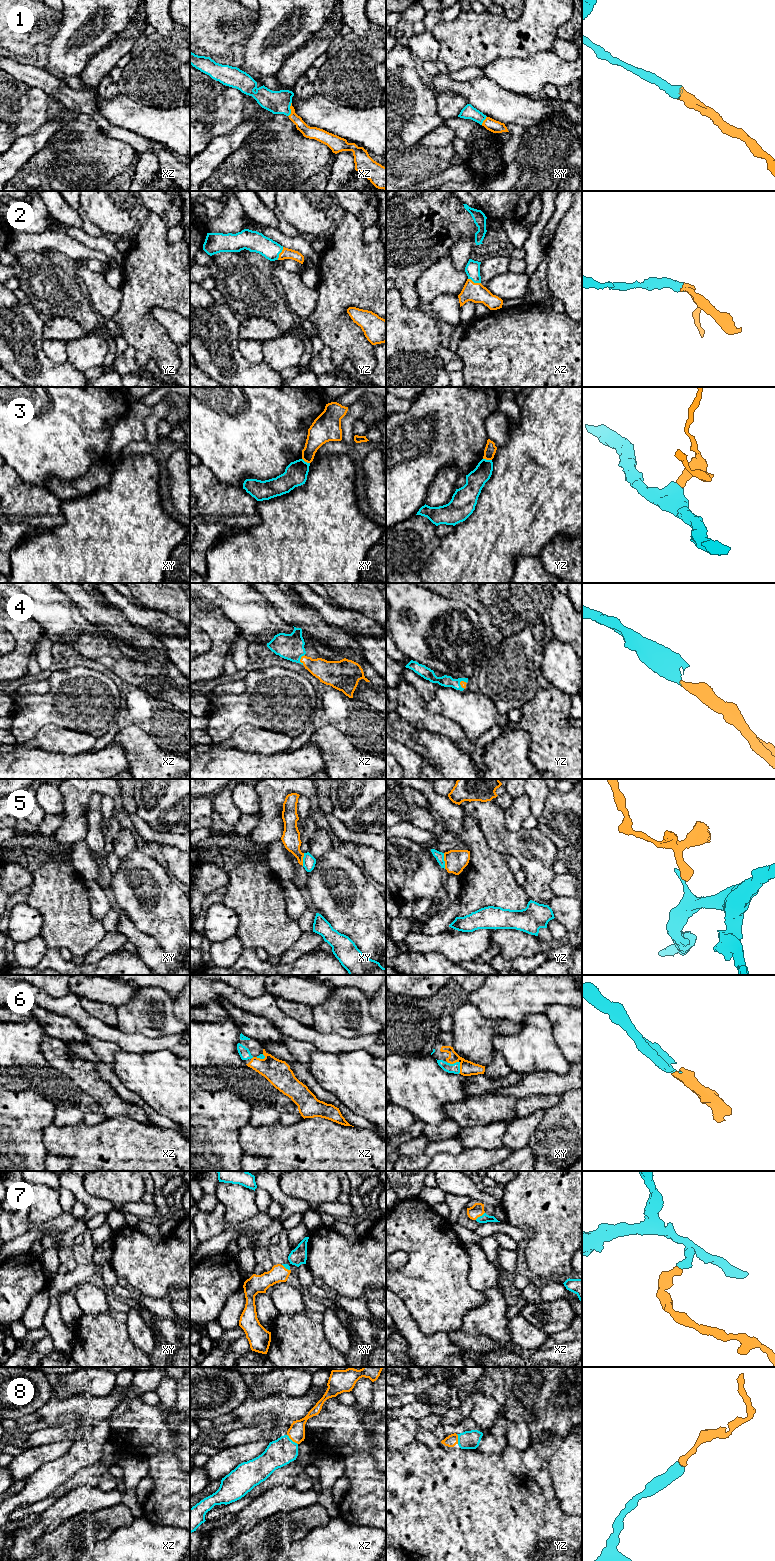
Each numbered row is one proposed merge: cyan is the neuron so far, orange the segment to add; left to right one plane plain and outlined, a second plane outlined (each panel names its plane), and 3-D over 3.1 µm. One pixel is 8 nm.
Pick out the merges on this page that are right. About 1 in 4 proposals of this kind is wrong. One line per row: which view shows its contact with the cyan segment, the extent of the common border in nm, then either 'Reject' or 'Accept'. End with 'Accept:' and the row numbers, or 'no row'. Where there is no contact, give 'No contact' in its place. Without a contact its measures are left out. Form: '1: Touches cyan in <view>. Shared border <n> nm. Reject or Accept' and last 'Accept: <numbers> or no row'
1: Touches cyan in xz. Shared border 120 nm. Accept
2: Touches cyan in yz. Shared border 120 nm. Accept
3: Touches cyan in yz. Shared border 70 nm. Reject
4: Touches cyan in xz. Shared border 90 nm. Accept
5: Touches cyan in yz. Shared border 130 nm. Reject
6: Touches cyan in xy. Shared border 130 nm. Accept
7: Touches cyan in xz. Shared border 100 nm. Accept
8: Touches cyan in xz. Shared border 120 nm. Accept
Accept: 1, 2, 4, 6, 7, 8

